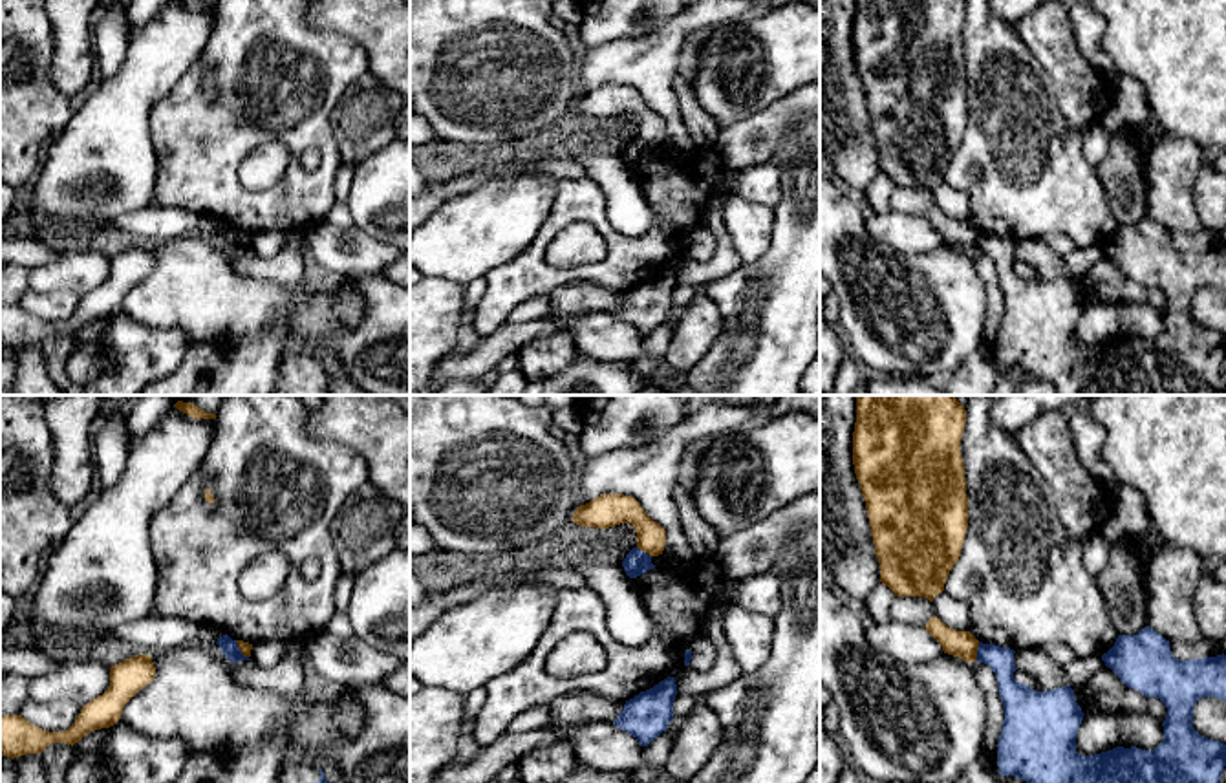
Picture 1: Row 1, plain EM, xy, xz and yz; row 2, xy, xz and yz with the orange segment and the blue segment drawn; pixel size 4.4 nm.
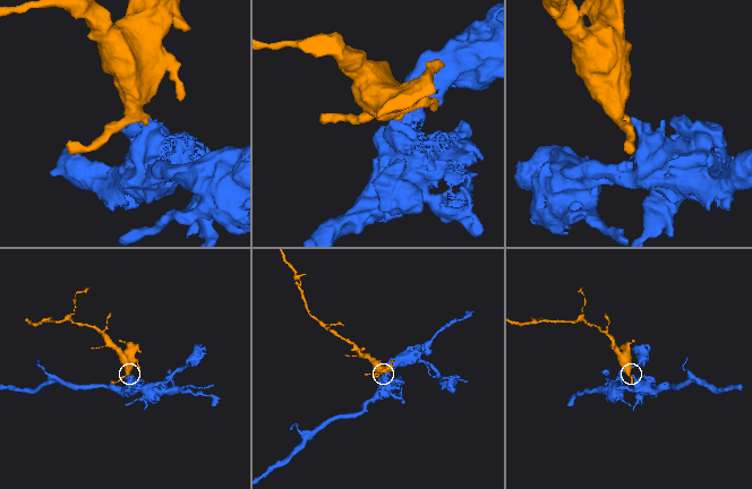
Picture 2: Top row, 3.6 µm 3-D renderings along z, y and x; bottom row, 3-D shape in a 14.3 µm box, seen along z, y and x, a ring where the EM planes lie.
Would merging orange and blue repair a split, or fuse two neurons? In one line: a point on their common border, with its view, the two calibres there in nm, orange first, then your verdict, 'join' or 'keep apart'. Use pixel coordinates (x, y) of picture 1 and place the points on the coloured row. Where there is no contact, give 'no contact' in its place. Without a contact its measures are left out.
yz (976, 652) | 120/120 nm | keep apart

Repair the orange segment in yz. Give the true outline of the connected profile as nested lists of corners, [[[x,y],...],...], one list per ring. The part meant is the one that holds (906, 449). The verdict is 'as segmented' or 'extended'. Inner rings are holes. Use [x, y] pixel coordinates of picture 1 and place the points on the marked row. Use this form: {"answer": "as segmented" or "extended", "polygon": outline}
{"answer": "as segmented", "polygon": [[[858,395],[853,432],[853,465],[867,509],[880,582],[895,596],[924,596],[944,591],[946,578],[961,556],[968,529],[968,498],[961,437],[966,410],[955,395]]]}

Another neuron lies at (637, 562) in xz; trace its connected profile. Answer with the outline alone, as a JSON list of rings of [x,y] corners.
[[[633,547],[626,554],[622,567],[629,578],[637,578],[644,574],[646,571],[655,569],[655,565],[651,563],[651,556],[640,551],[639,547]]]

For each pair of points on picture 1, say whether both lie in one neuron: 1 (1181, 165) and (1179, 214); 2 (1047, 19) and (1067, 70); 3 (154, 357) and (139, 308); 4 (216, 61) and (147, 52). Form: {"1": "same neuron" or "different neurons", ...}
{"1": "same neuron", "2": "same neuron", "3": "different neurons", "4": "different neurons"}

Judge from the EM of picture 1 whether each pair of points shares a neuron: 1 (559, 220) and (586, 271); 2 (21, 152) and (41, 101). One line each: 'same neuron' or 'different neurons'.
1: same neuron
2: same neuron

